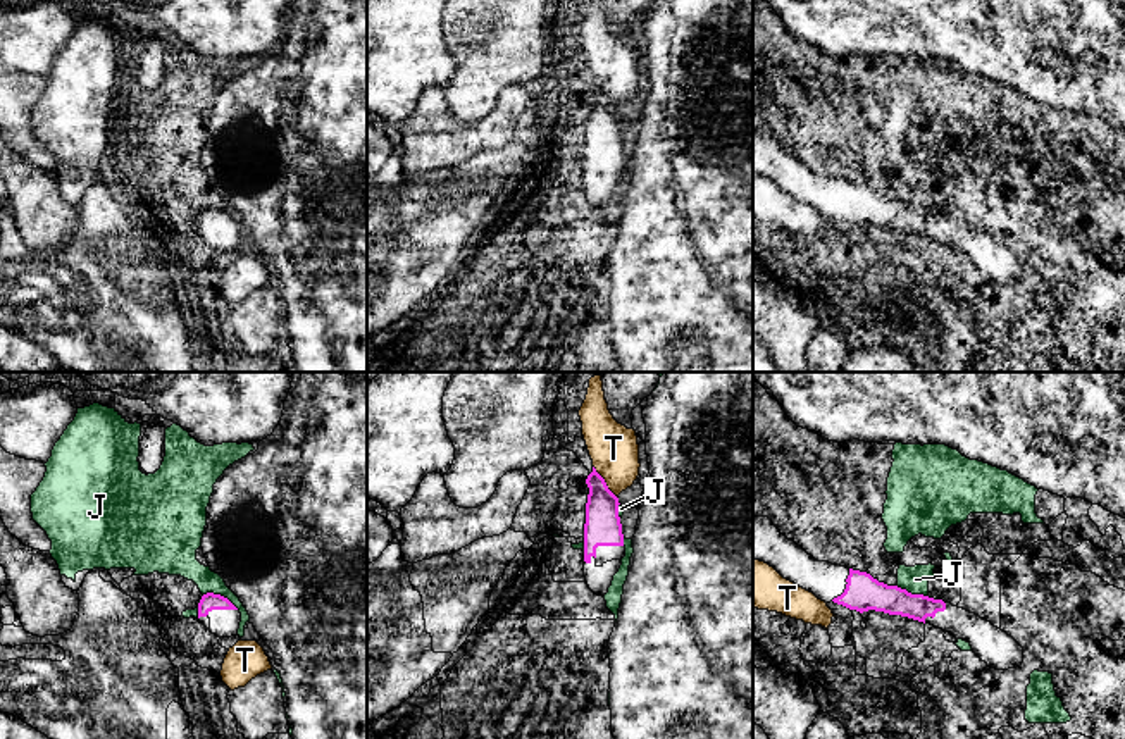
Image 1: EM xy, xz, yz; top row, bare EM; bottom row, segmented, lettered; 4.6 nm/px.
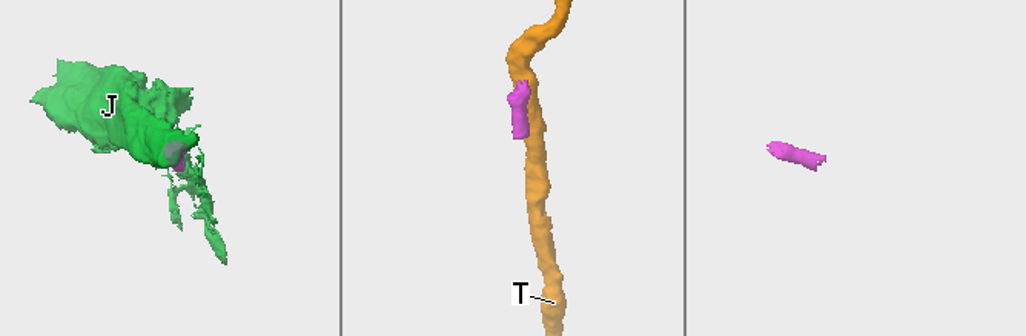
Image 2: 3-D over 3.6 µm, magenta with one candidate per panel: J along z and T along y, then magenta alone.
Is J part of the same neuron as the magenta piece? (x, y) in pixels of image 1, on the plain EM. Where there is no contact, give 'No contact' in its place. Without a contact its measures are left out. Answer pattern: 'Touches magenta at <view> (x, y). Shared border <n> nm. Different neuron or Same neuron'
Touches magenta at xy (219, 209). Shared border 180 nm. Different neuron

